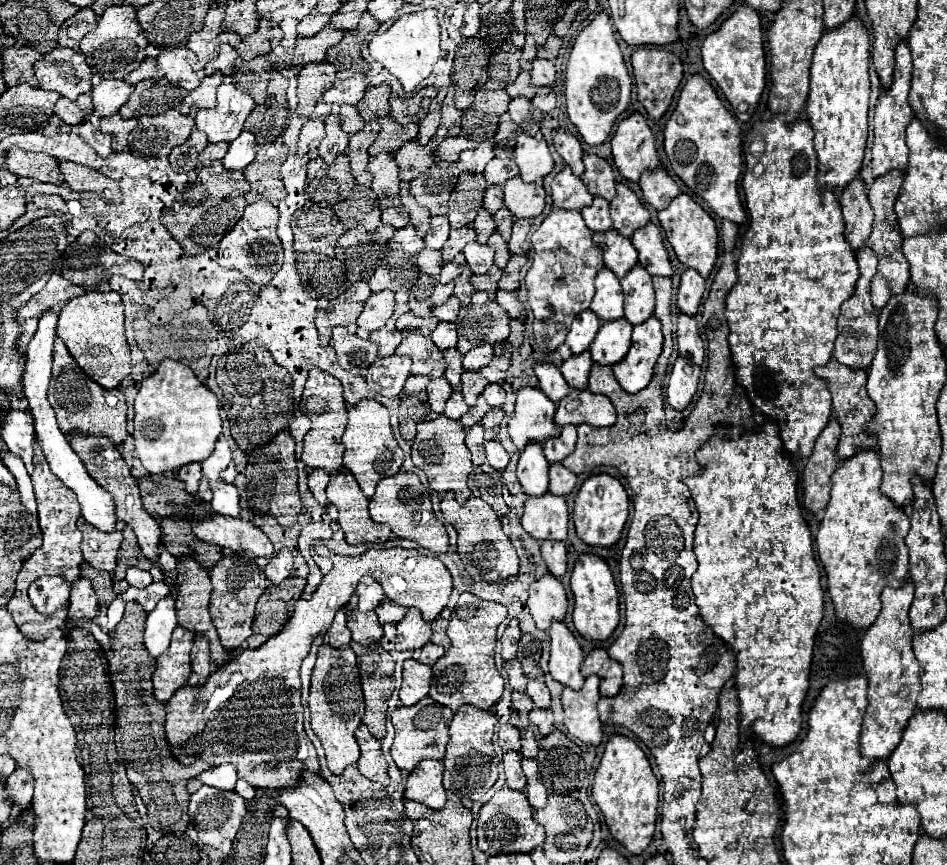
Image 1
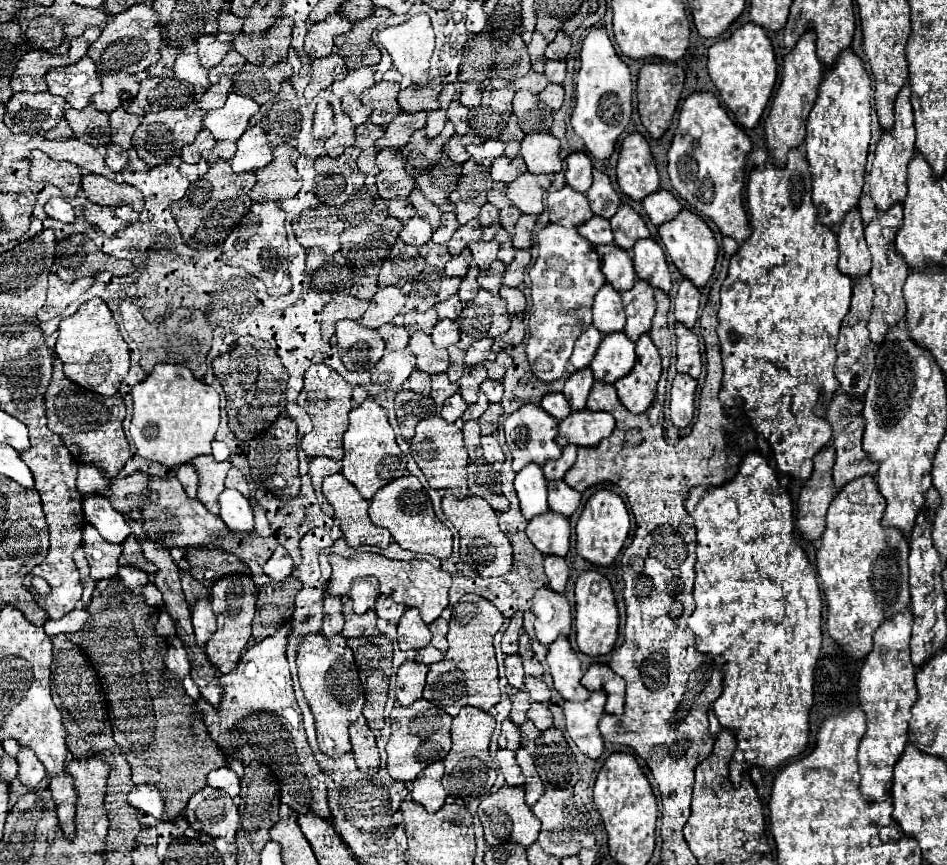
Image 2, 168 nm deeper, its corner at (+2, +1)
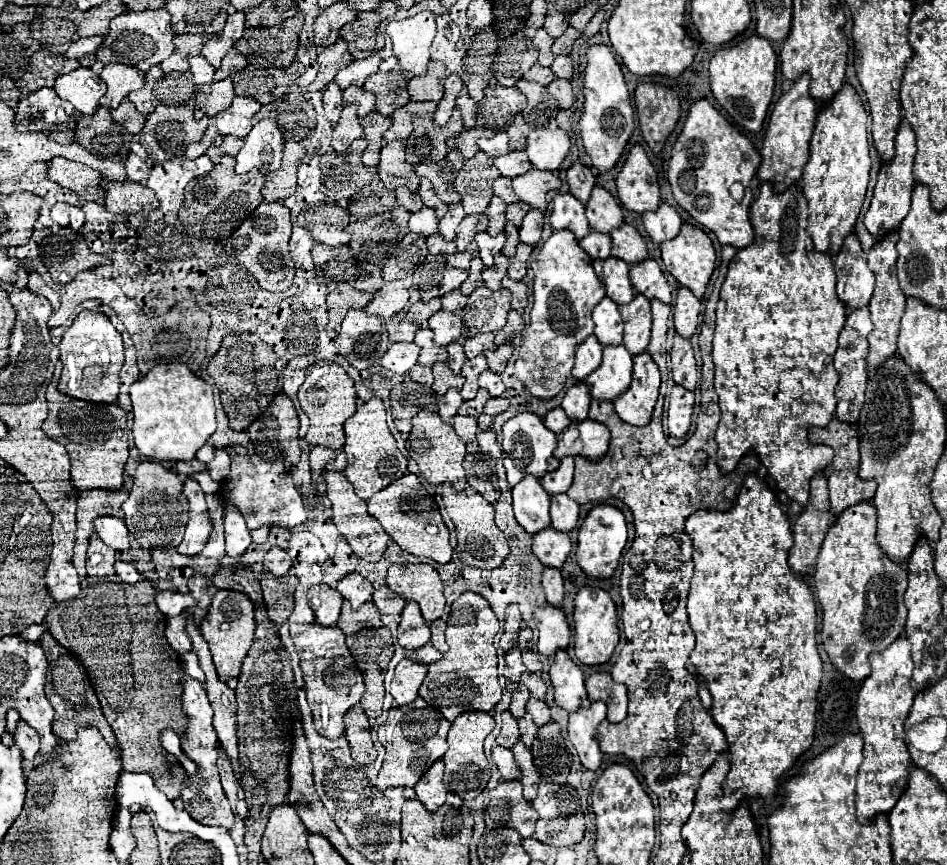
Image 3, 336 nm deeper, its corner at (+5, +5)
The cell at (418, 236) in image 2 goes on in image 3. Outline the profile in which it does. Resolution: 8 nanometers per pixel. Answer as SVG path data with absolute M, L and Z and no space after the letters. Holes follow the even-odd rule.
M423 207L421 211L411 214L409 231L419 233L419 235L425 235L425 237L437 233L437 231L439 231L439 219L437 219L437 215L435 215L435 209Z

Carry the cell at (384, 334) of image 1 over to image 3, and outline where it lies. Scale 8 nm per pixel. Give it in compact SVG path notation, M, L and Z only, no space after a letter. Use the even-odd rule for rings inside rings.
M395 315L391 317L387 323L387 333L389 333L389 339L391 341L413 341L415 339L415 333L417 333L417 325L411 323L407 317L403 315Z

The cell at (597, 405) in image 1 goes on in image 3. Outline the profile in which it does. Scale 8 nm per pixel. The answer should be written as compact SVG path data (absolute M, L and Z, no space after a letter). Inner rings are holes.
M585 419L577 423L579 429L579 439L575 441L573 447L563 447L563 441L559 441L559 447L555 451L557 459L563 459L567 455L571 457L585 457L591 461L599 461L609 447L609 429L601 423L595 423L591 419Z

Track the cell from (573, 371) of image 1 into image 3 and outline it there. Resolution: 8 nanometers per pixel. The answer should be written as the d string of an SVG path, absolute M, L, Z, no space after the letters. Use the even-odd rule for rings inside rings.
M575 383L565 393L565 399L563 399L561 407L567 413L567 417L573 419L573 423L579 423L579 421L587 419L589 403L591 403L591 395L587 393L587 385L585 383Z

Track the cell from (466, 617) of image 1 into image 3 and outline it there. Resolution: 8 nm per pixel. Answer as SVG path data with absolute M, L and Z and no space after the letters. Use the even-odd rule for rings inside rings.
M469 593L469 601L457 599L451 605L445 631L449 651L443 655L443 659L429 665L429 673L419 689L419 695L431 703L431 707L439 707L439 711L451 723L461 713L491 711L499 703L501 687L497 681L497 651L493 647L493 637L497 631L499 619L481 595Z

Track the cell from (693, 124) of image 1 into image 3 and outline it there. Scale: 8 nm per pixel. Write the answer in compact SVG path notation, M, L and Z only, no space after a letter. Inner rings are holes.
M701 99L691 105L683 131L673 145L667 179L677 205L683 207L697 223L713 231L721 245L745 249L755 241L749 221L749 183L757 173L759 163L761 155L755 151L751 141L739 133L739 129L733 127L707 99ZM737 183L745 189L737 189Z

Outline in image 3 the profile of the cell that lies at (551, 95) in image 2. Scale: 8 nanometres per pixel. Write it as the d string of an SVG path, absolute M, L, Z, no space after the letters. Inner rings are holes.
M555 79L555 81L547 87L547 91L559 101L559 107L561 107L561 109L571 109L575 97L573 97L571 83L569 83L567 79Z

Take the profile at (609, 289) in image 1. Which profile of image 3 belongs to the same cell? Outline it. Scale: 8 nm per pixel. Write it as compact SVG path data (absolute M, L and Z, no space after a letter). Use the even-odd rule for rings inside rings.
M605 297L593 311L595 321L595 337L601 345L621 345L623 343L623 321L619 315L619 307Z

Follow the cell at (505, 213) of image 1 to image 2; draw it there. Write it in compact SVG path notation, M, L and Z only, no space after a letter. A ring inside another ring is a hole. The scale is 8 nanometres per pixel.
M506 207L506 209L500 211L500 225L508 231L508 235L512 235L512 231L514 231L514 223L518 221L520 215L522 215L522 213L520 213L516 207Z

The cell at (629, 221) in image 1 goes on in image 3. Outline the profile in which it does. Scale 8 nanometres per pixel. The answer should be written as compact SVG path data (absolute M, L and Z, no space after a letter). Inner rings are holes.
M623 223L621 229L615 229L611 233L613 247L611 247L611 257L623 259L629 265L635 265L639 261L647 259L647 247L643 237L637 233L637 229L629 223Z

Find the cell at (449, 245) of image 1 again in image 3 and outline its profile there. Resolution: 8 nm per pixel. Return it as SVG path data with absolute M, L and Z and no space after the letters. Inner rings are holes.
M481 213L481 215L467 215L463 219L458 227L457 239L457 249L459 251L465 251L467 245L473 241L475 233L479 231L485 231L487 229L487 217Z

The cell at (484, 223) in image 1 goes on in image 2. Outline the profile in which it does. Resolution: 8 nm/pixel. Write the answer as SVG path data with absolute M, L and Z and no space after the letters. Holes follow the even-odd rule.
M486 203L486 205L480 209L478 221L480 221L480 225L482 225L482 239L484 239L484 241L492 241L492 239L494 239L494 233L500 229L498 209L492 207L490 203Z

